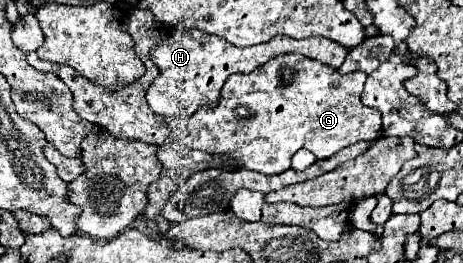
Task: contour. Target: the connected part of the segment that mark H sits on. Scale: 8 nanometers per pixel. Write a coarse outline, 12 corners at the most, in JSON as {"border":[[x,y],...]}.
{"border":[[198,29],[152,49],[154,113],[190,117],[230,75],[286,53],[334,69],[346,47],[322,37],[238,49]]}

